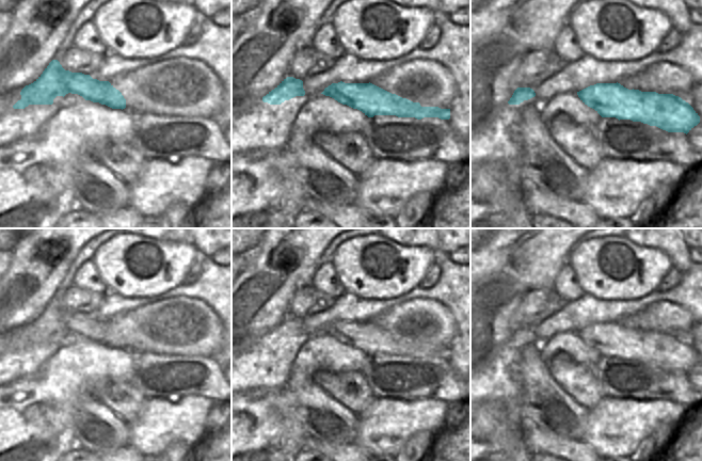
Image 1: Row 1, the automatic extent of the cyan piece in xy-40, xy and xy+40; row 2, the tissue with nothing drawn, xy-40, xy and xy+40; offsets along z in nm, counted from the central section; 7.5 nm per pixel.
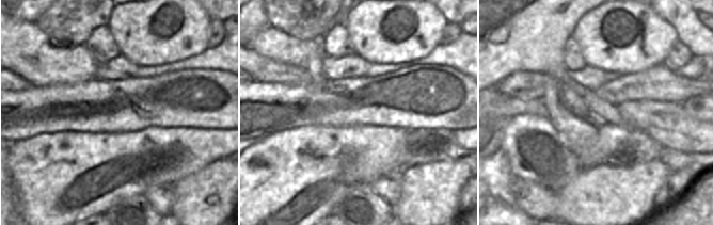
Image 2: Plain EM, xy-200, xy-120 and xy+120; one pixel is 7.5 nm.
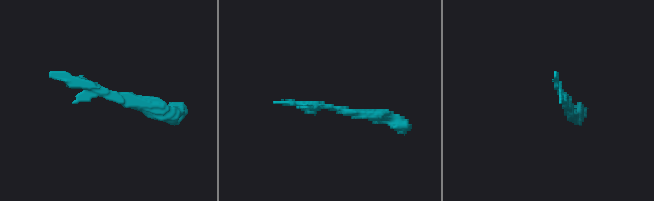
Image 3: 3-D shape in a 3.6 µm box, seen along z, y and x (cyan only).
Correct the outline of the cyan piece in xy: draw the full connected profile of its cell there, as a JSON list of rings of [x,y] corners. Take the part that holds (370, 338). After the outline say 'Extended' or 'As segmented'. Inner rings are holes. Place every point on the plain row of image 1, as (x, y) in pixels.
[[[332,322],[321,332],[342,344],[362,350],[368,356],[374,354],[396,354],[398,356],[438,356],[450,357],[450,348],[421,346],[396,333],[392,333],[372,322]]]. As segmented.

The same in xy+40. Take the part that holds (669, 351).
[[[596,322],[577,331],[580,339],[602,356],[616,356],[688,372],[700,362],[693,347],[673,333],[628,329],[620,322]]]. As segmented.

